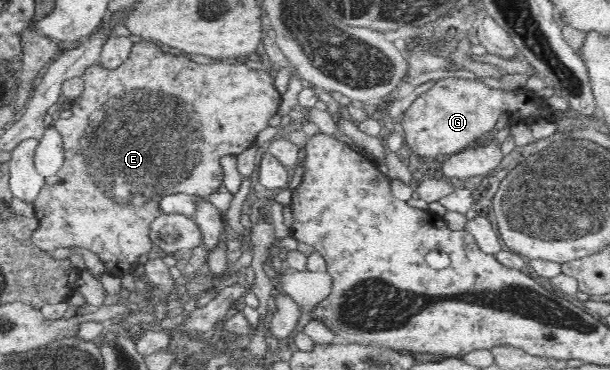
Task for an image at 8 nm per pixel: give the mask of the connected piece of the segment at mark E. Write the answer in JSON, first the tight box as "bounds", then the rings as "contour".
{"bounds":[32,38,281,277],"contour":[[[132,38],[132,42],[130,55],[125,57],[125,60],[122,60],[118,67],[108,69],[98,61],[86,66],[79,75],[78,78],[83,81],[84,89],[74,101],[70,101],[72,117],[68,117],[68,119],[60,118],[53,123],[60,132],[63,143],[64,164],[53,176],[58,177],[58,183],[54,182],[53,185],[44,183],[32,203],[36,219],[38,219],[38,227],[32,233],[33,244],[38,245],[38,248],[46,249],[48,252],[57,248],[87,249],[104,263],[106,272],[112,272],[114,275],[119,274],[120,277],[130,272],[137,273],[140,271],[141,266],[139,265],[138,257],[143,253],[146,253],[149,257],[156,254],[150,241],[150,233],[151,223],[160,214],[157,204],[155,204],[157,196],[168,192],[182,192],[198,193],[199,195],[210,197],[210,194],[214,193],[222,185],[222,171],[217,159],[224,154],[238,155],[252,142],[256,141],[258,133],[268,126],[268,121],[276,114],[278,107],[281,105],[281,95],[276,90],[273,75],[270,75],[266,70],[250,68],[242,59],[201,60],[174,50],[171,53],[170,51],[164,51],[156,41]]]}

